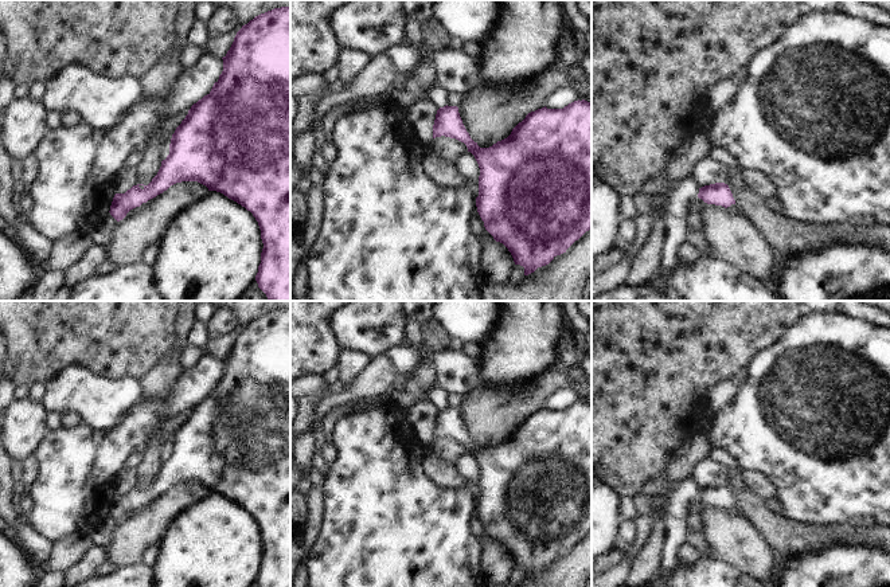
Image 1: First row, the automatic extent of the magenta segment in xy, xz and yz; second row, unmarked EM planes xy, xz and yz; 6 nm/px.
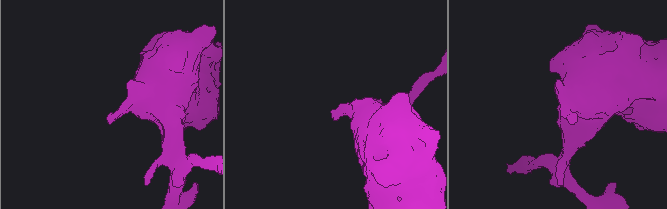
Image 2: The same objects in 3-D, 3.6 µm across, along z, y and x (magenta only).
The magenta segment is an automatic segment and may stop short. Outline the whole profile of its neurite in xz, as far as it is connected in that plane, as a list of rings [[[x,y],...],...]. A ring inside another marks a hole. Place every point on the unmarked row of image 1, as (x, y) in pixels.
[[[574,402],[563,410],[546,407],[531,412],[511,435],[489,449],[480,449],[467,433],[457,407],[437,411],[433,439],[450,438],[464,443],[480,469],[477,513],[485,531],[511,553],[515,566],[524,568],[524,576],[549,566],[557,556],[592,529],[592,404]]]

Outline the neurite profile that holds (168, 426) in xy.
[[[180,411],[161,420],[159,433],[155,435],[155,442],[159,447],[161,447],[167,441],[172,439],[176,428],[181,424],[187,415],[188,411]]]

